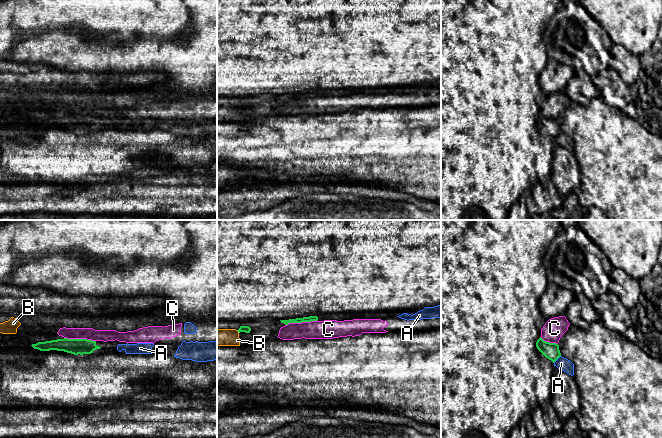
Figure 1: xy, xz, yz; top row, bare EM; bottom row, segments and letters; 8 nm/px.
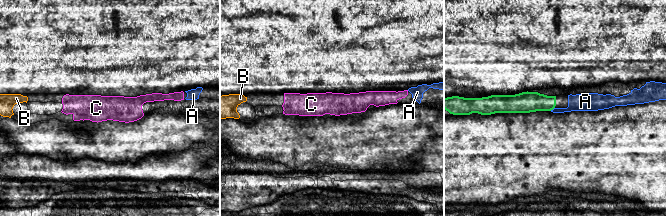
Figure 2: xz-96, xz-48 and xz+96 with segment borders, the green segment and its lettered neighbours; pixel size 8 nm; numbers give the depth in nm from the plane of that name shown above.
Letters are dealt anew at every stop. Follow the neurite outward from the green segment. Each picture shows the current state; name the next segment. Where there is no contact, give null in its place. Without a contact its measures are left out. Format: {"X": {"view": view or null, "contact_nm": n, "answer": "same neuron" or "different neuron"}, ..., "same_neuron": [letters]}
{"A": {"view": "yz", "contact_nm": 90, "answer": "same neuron"}, "B": {"view": "xz", "contact_nm": 40, "answer": "different neuron"}, "C": {"view": "xz", "contact_nm": 260, "answer": "different neuron"}, "same_neuron": ["A"]}

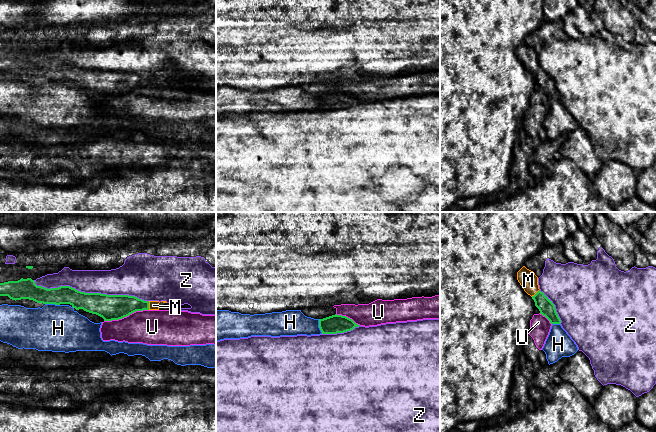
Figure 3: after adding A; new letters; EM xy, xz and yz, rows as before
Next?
{"H": {"view": "xy", "contact_nm": 120, "answer": "different neuron"}, "M": {"view": "xy", "contact_nm": 70, "answer": "same neuron"}, "U": {"view": "xy", "contact_nm": 380, "answer": "different neuron"}, "Z": {"view": "xy", "contact_nm": 950, "answer": "different neuron"}, "same_neuron": ["M"]}

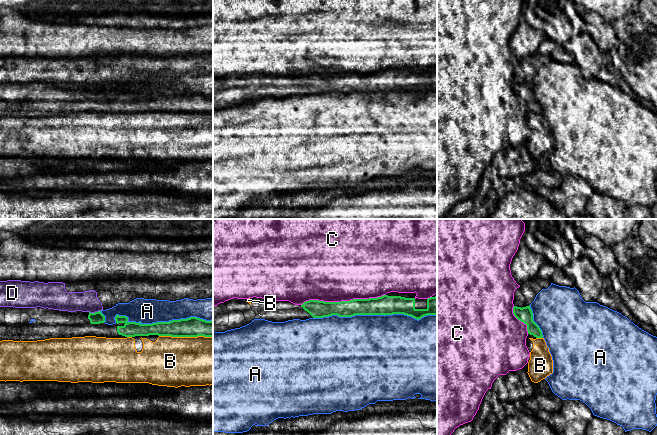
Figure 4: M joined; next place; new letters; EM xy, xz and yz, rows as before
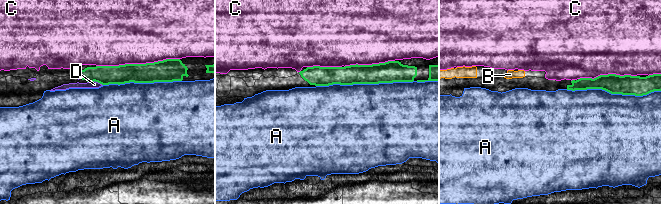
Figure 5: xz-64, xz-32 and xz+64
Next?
{"A": {"view": "xz", "contact_nm": 1000, "answer": "different neuron"}, "B": {"view": "xy", "contact_nm": 440, "answer": "different neuron"}, "C": {"view": "xz", "contact_nm": 700, "answer": "different neuron"}, "D": {"view": "xy", "contact_nm": 100, "answer": "different neuron"}, "same_neuron": []}

